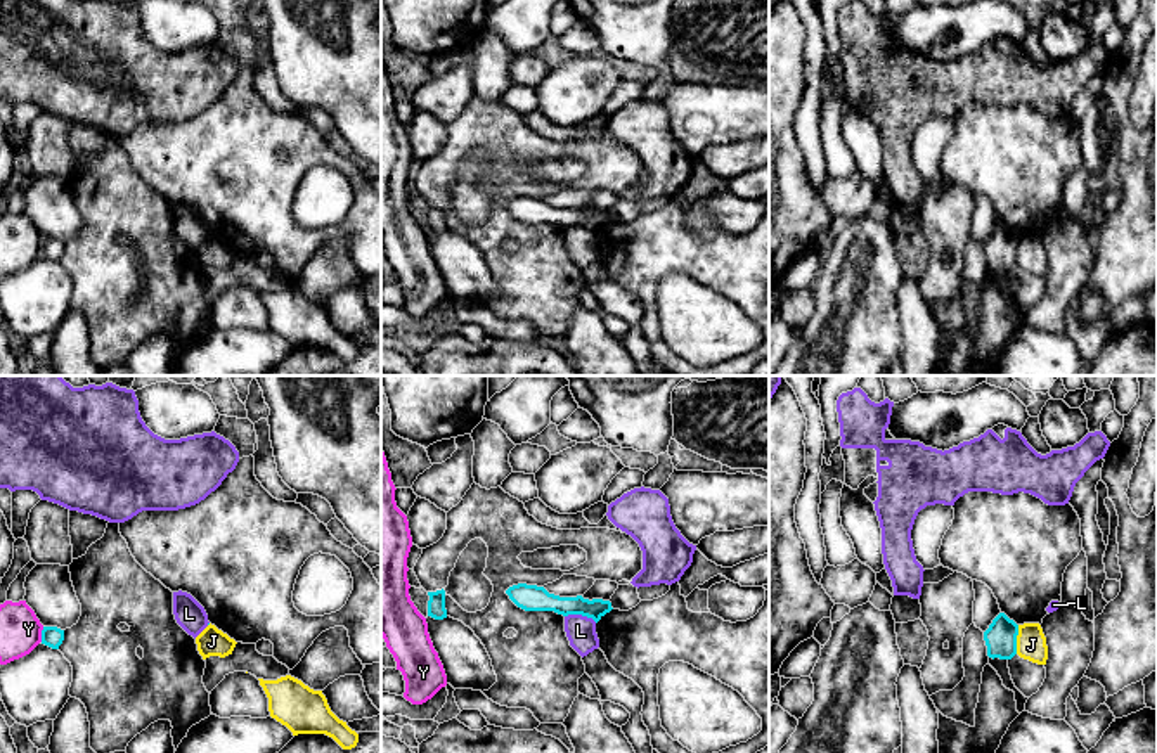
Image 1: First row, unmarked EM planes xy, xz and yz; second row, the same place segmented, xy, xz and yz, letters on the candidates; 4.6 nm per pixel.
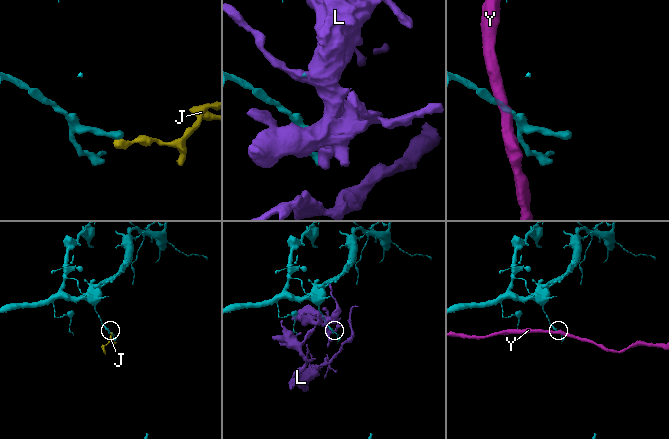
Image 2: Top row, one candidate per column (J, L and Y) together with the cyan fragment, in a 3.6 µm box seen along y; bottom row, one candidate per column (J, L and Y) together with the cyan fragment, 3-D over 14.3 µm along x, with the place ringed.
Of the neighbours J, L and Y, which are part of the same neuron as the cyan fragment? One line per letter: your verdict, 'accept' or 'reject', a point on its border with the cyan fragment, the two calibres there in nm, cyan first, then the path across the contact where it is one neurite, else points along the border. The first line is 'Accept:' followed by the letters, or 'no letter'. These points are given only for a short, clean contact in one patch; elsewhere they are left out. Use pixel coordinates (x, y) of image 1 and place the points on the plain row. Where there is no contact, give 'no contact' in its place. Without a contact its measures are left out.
Accept: no letter
J: reject | yz (1015, 251) | 150/140 nm | along yz (1019, 238), (1015, 265)
L: reject | xz (581, 225) | 130/140 nm
Y: reject | xy (42, 246) | 100/190 nm | along xy (44, 239), (40, 253)

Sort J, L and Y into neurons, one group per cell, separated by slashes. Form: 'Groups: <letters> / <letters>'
Groups: J / L / Y

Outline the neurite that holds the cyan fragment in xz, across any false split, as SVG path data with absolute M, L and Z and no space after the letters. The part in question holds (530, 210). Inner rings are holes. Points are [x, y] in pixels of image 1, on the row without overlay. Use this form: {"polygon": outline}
{"polygon": "M518 196L506 203L509 211L525 223L554 223L558 227L582 227L592 230L596 235L610 225L611 215L603 211L559 209L549 206L544 199Z"}

